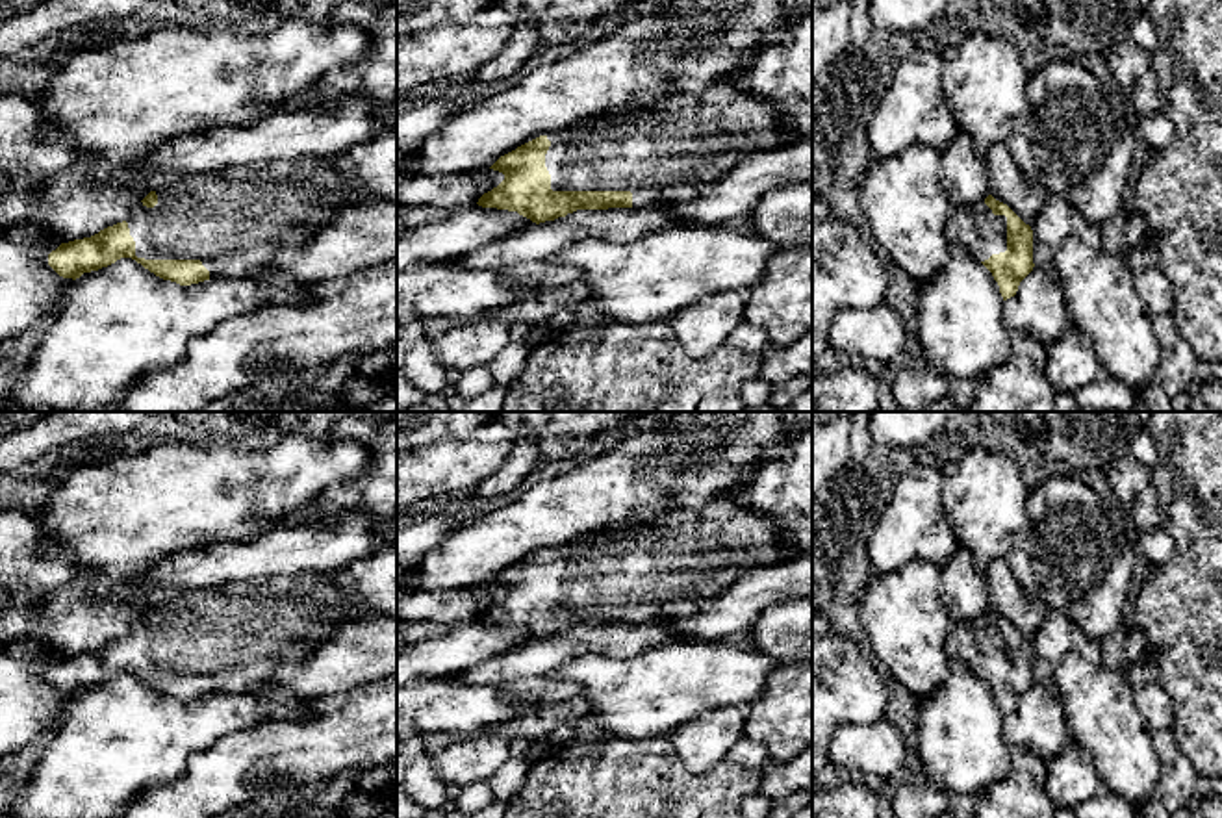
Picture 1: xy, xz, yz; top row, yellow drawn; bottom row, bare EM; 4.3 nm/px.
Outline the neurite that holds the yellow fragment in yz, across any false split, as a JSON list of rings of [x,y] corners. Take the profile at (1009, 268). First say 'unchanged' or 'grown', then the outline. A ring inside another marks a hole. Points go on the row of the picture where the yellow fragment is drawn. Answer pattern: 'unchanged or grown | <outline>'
grown | [[[992,195],[953,206],[944,234],[949,247],[968,250],[992,273],[1003,300],[1035,267],[1031,226]]]

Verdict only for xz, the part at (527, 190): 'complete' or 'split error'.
split error

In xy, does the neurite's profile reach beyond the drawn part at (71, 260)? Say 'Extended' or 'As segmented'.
Extended

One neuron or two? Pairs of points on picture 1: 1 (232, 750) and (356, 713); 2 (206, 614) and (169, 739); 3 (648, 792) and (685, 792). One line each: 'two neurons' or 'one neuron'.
1: one neuron
2: two neurons
3: one neuron

